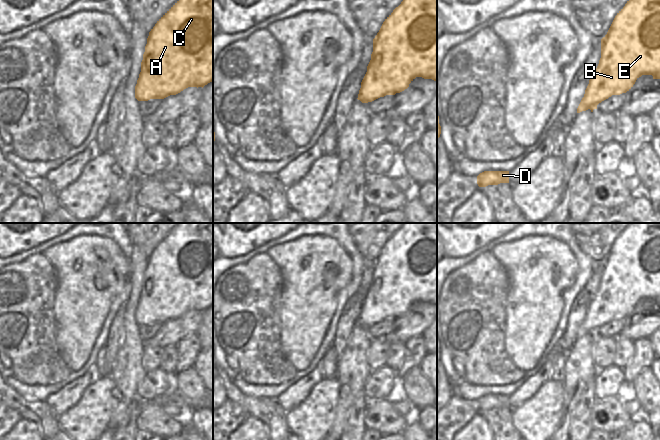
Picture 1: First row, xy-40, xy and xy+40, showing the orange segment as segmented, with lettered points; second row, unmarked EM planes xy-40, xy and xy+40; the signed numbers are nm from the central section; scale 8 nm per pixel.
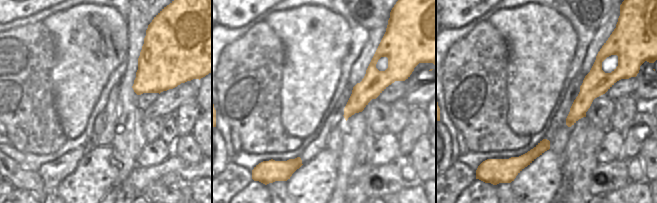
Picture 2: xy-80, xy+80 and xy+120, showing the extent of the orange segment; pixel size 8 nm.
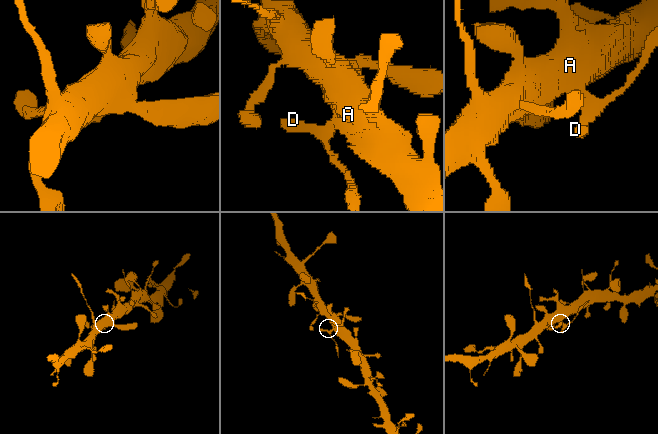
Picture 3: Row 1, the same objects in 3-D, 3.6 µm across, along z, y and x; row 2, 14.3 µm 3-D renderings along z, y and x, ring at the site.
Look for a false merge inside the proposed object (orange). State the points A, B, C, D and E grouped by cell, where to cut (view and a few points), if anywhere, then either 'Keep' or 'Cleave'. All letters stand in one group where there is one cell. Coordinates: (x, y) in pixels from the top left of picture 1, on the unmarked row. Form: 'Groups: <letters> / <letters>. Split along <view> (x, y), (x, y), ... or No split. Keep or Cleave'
Groups: A B C E / D. Split along xy+40 (584, 320), (596, 329). Cleave

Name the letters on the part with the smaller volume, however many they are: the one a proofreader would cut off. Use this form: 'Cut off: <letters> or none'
Cut off: D

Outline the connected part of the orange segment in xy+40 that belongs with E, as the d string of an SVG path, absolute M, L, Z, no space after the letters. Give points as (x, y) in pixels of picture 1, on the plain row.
M629 223L617 237L607 258L601 263L601 282L584 321L598 329L612 319L629 315L642 299L660 303L660 223Z

